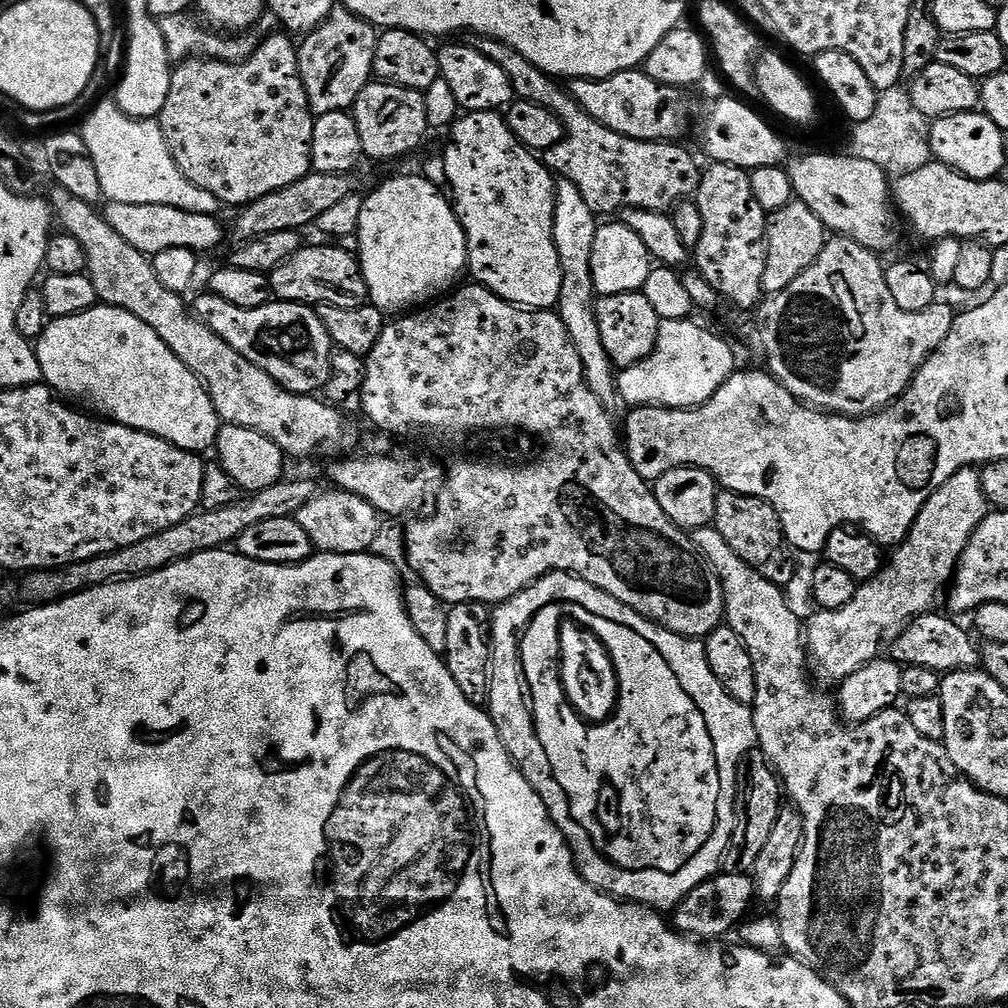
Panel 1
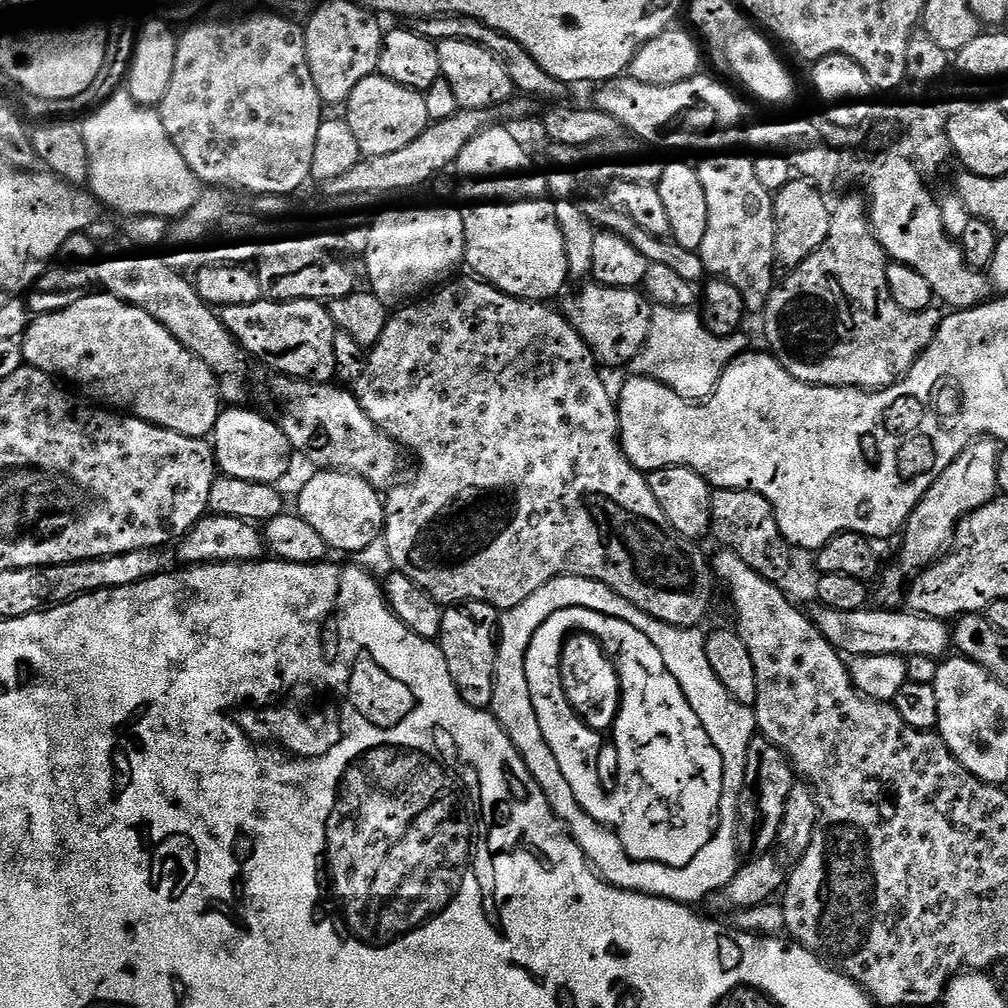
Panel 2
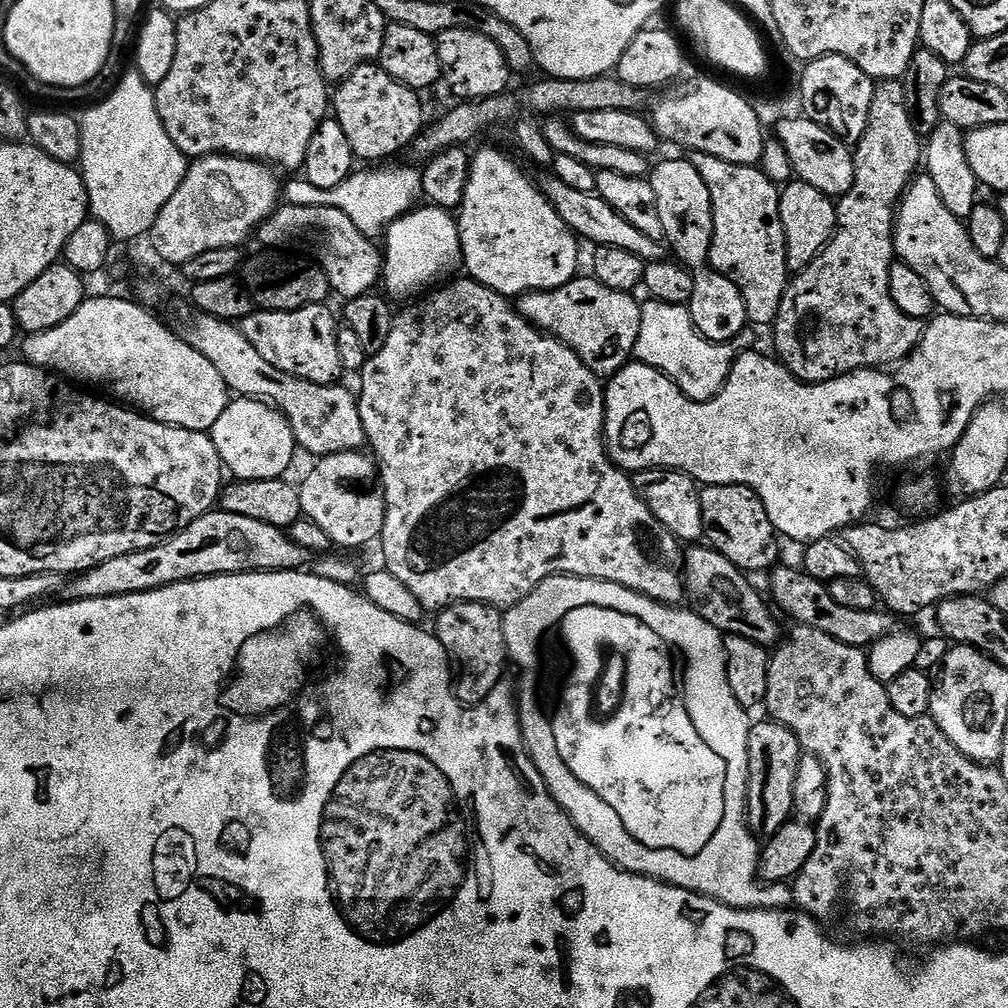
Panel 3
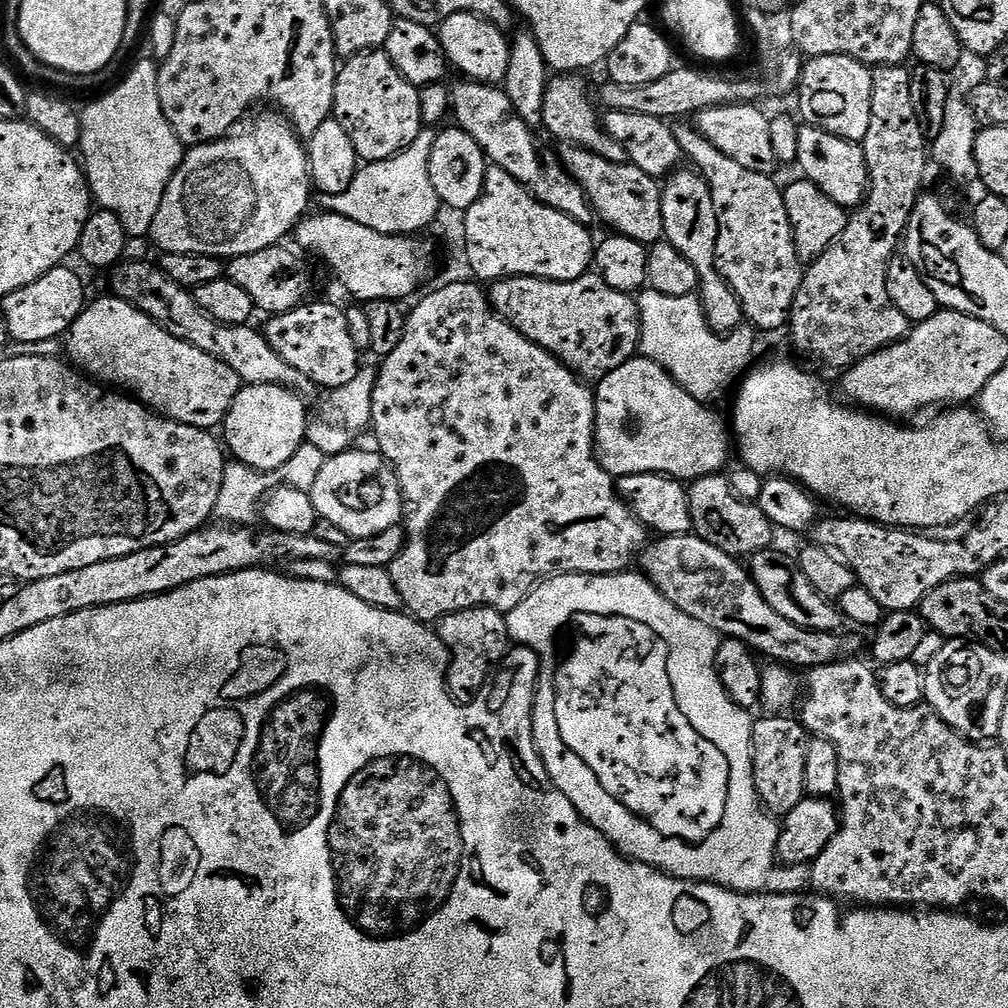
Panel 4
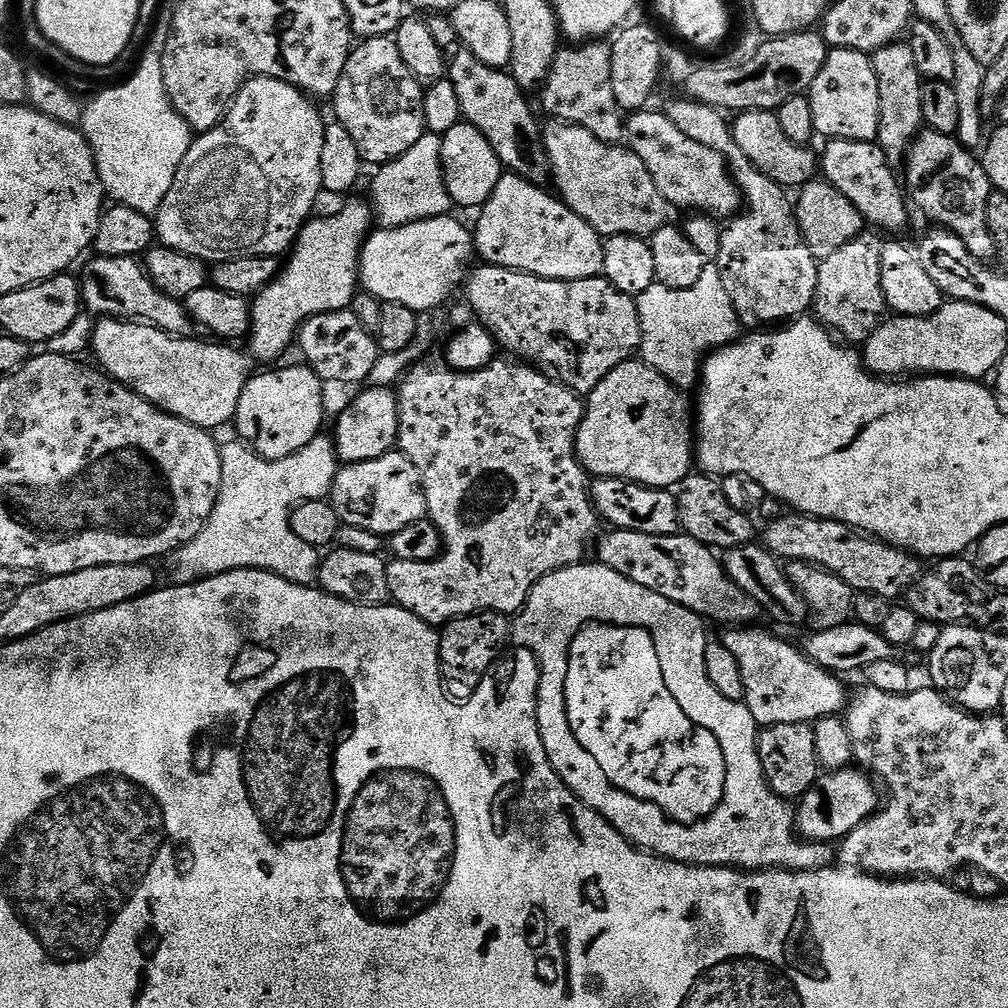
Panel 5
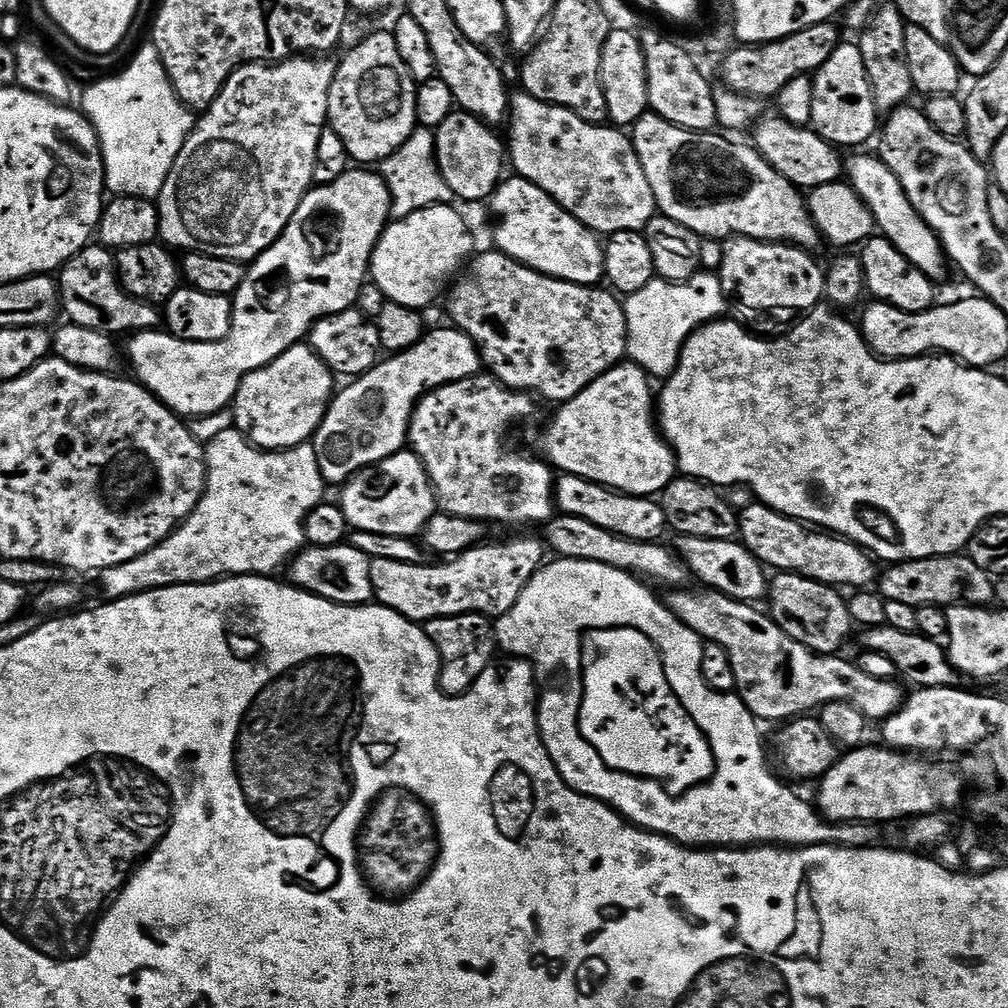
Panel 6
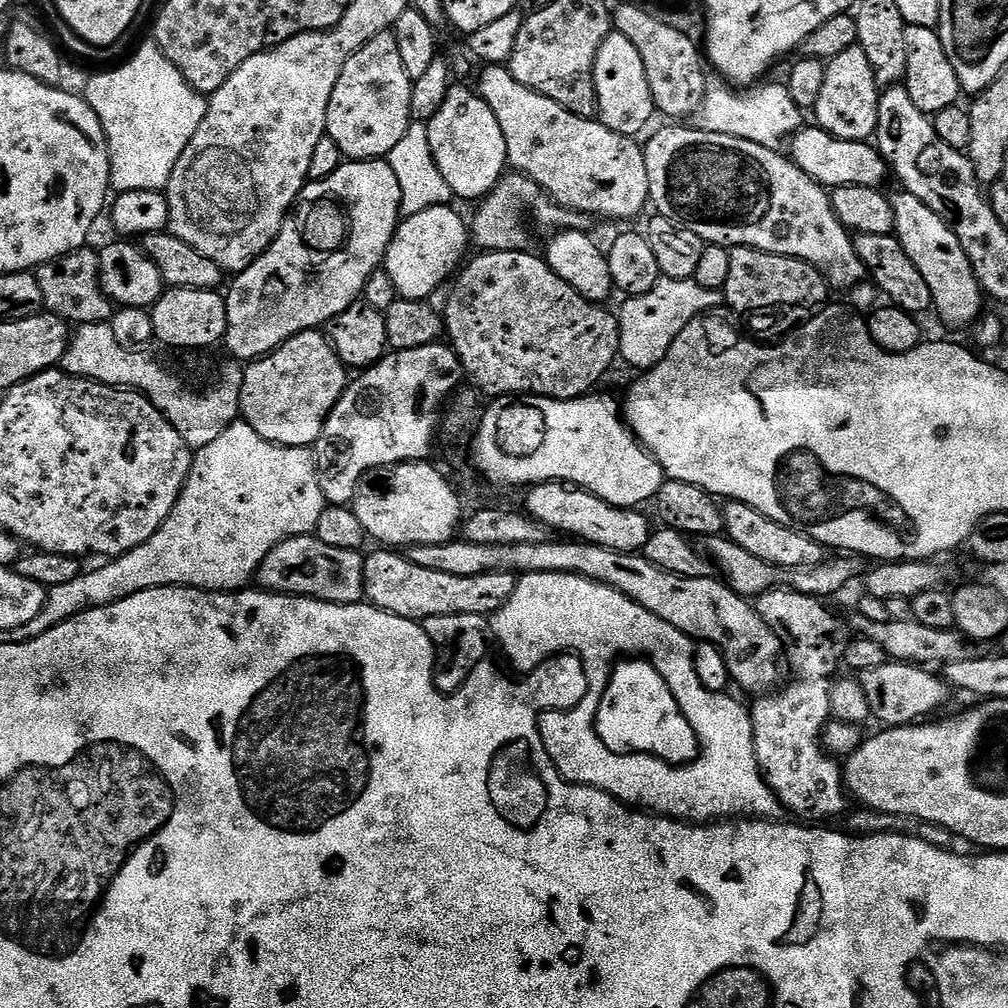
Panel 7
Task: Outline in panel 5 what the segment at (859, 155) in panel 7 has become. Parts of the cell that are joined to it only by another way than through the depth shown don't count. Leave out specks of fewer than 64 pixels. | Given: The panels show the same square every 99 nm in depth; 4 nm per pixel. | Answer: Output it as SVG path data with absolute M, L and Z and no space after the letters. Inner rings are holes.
M742 112L731 121L730 131L738 150L754 162L762 174L779 184L785 190L799 190L818 176L818 156L811 147L794 144L784 135L778 126L775 112Z

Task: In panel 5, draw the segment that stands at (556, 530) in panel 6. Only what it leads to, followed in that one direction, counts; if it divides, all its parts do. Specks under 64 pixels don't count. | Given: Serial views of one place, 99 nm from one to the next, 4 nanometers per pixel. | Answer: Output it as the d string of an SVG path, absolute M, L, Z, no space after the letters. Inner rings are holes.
M621 528L608 530L603 536L604 533L595 545L595 559L599 563L654 594L662 594L662 598L690 610L695 616L708 622L717 620L723 626L752 626L762 616L760 605L730 582L721 557L693 536L651 536Z

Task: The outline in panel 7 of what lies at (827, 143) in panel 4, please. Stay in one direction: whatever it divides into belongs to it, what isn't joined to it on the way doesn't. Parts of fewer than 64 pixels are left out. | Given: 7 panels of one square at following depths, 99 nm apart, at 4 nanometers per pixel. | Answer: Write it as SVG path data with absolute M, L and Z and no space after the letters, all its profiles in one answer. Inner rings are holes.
M896 190L896 193L891 193L890 199L896 215L894 235L900 241L902 250L906 250L906 258L910 258L910 262L914 262L914 266L918 266L918 274L922 274L922 278L926 278L926 286L930 286L934 312L940 315L942 323L949 324L952 328L964 328L967 324L975 325L985 311L985 309L983 310L984 304L980 301L982 289L978 278L972 272L970 258L966 258L966 250L962 250L962 242L958 242L954 230L941 216L934 214L930 210L930 206L926 206L926 202L914 198L914 194Z

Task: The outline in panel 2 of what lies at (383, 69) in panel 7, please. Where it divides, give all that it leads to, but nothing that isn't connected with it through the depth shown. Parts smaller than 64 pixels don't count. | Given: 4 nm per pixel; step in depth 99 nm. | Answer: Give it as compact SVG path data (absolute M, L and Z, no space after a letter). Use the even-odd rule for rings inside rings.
M379 74L362 78L362 82L354 86L354 94L350 94L346 105L346 119L350 130L354 130L354 138L358 138L361 157L390 154L414 142L414 138L418 138L418 134L422 134L430 123L428 104L424 99L425 93L416 92Z

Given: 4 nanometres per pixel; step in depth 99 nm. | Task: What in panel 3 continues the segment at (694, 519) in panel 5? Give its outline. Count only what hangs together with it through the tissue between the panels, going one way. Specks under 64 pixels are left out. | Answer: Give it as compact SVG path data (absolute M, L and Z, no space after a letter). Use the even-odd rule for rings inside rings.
M709 484L701 487L700 501L702 502L702 526L704 540L717 552L721 552L727 560L745 574L764 572L777 567L780 556L781 537L776 531L774 522L770 522L770 514L766 514L766 506L758 498L754 490L744 484Z

